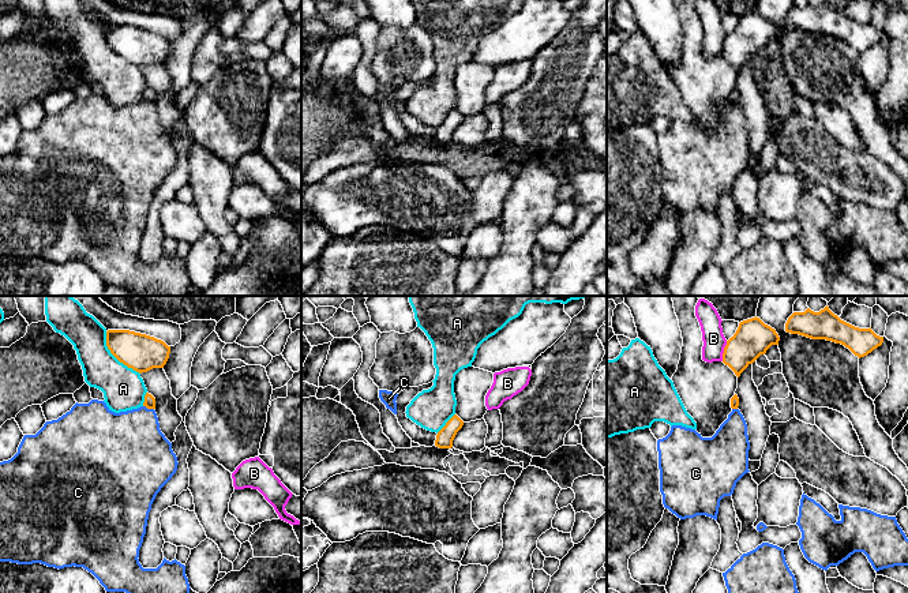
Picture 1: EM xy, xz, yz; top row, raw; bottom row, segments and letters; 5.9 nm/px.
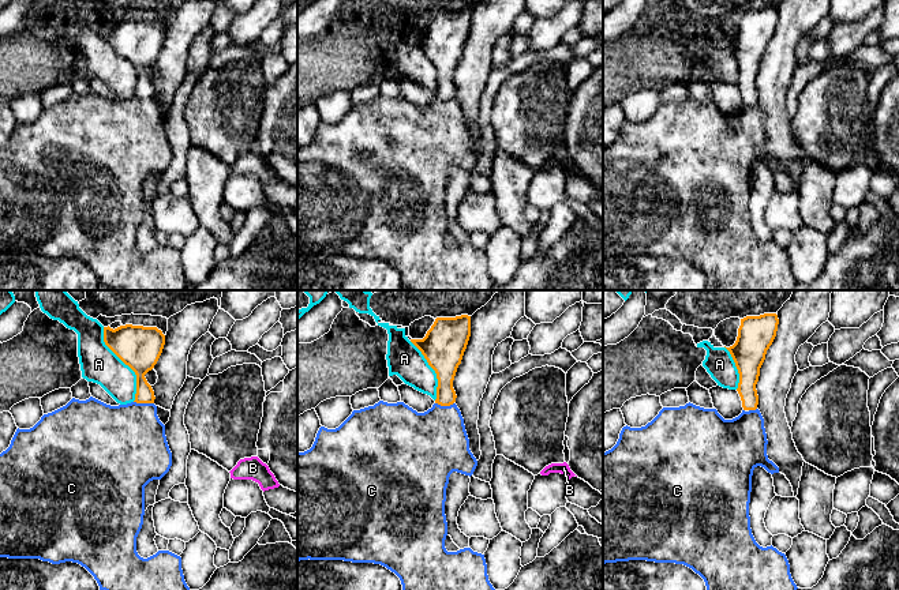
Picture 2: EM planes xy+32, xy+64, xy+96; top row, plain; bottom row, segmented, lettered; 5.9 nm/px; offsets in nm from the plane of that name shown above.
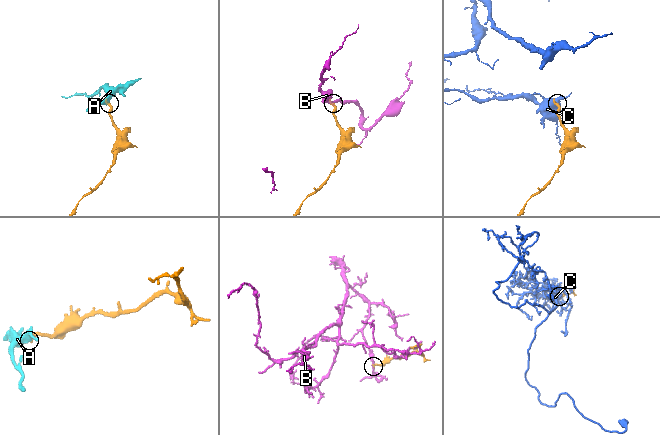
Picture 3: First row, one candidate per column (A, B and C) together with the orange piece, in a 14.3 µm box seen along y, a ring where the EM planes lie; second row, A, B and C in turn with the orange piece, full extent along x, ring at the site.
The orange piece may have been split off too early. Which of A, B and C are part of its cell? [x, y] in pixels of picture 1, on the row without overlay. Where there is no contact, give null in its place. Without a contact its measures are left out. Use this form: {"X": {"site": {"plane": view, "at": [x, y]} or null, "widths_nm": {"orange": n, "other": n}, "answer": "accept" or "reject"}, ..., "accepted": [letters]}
{"A": {"site": {"plane": "xy", "at": [115, 51]}, "widths_nm": {"orange": 220, "other": 240}, "answer": "reject"}, "B": {"site": {"plane": "yz", "at": [724, 45]}, "widths_nm": {"orange": 220, "other": 130}, "answer": "reject"}, "C": {"site": {"plane": "xy", "at": [149, 102]}, "widths_nm": {"orange": 70, "other": 400}, "answer": "reject"}, "accepted": []}

